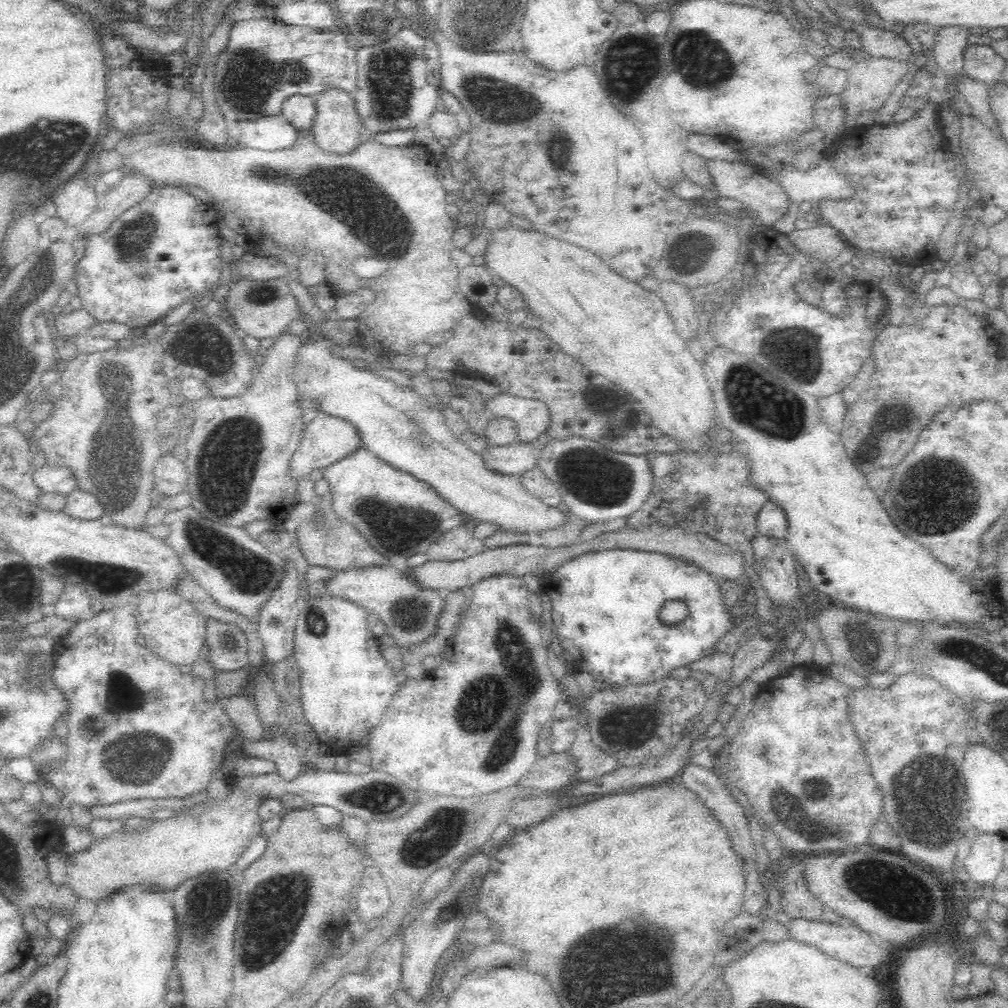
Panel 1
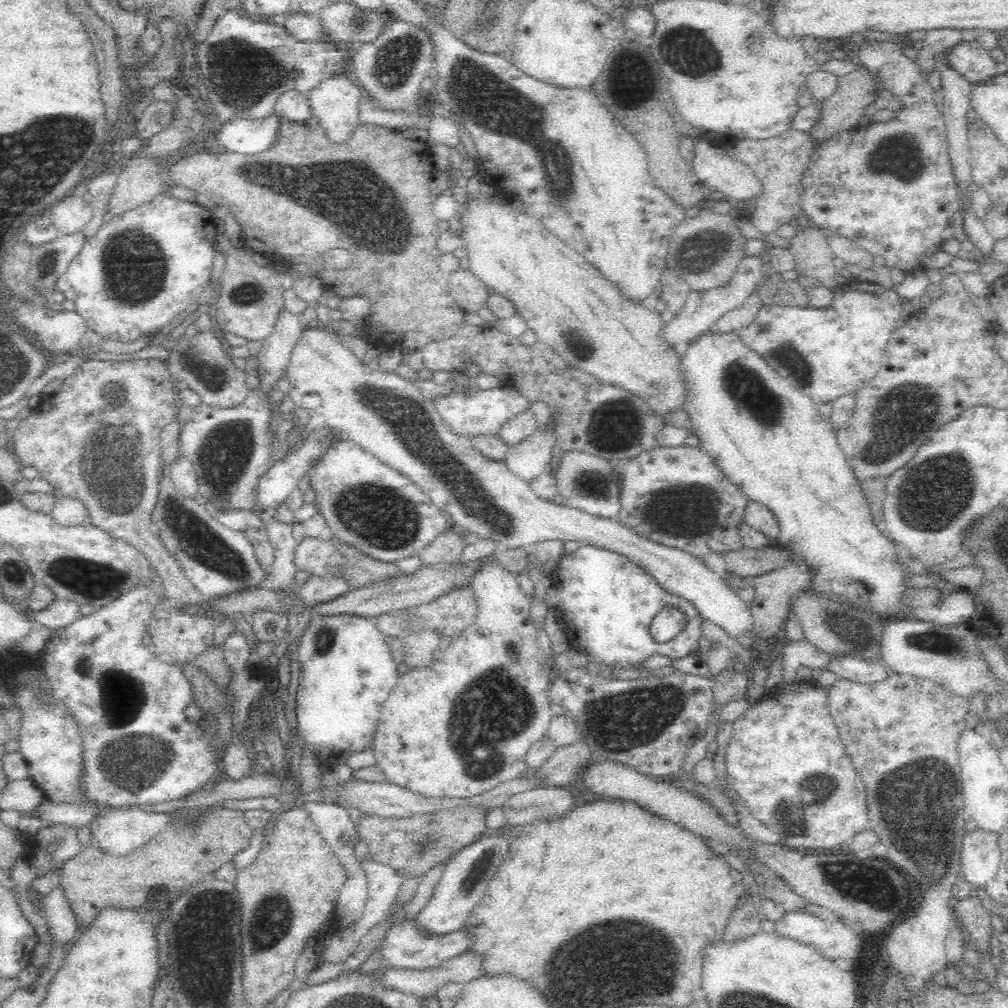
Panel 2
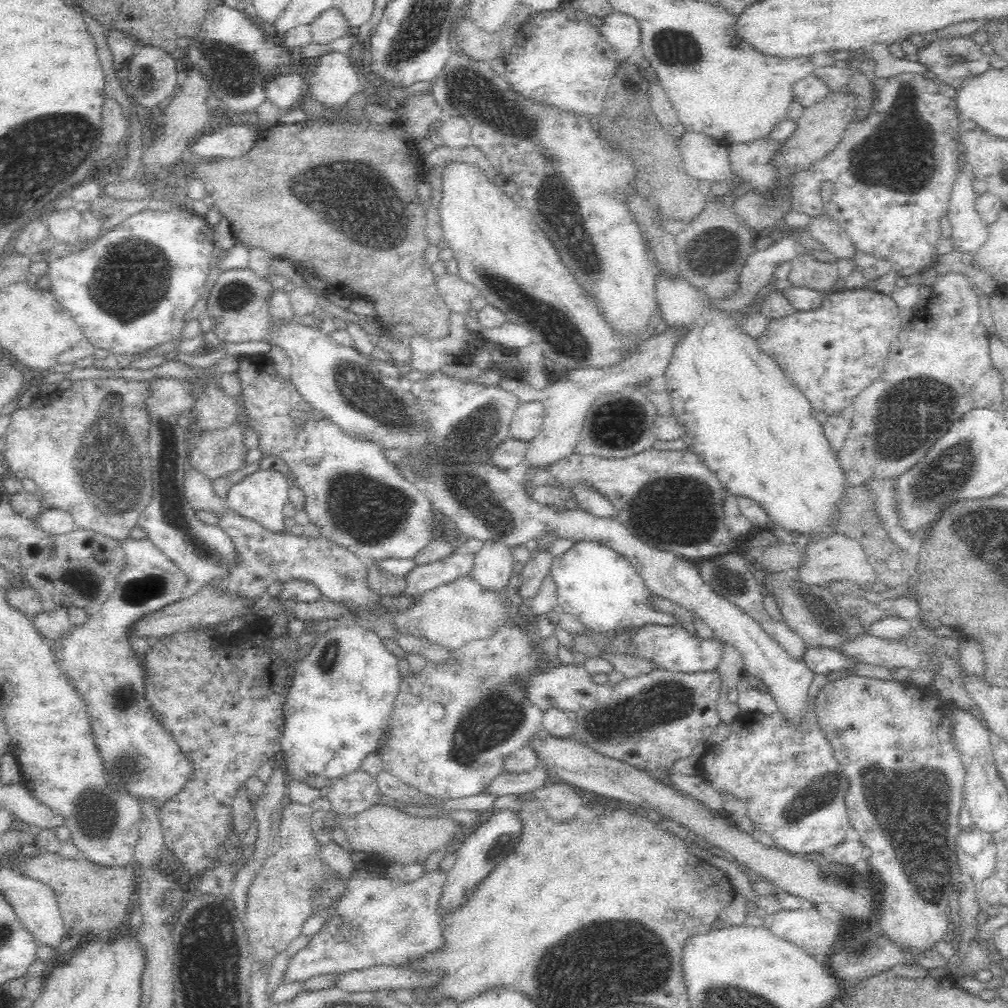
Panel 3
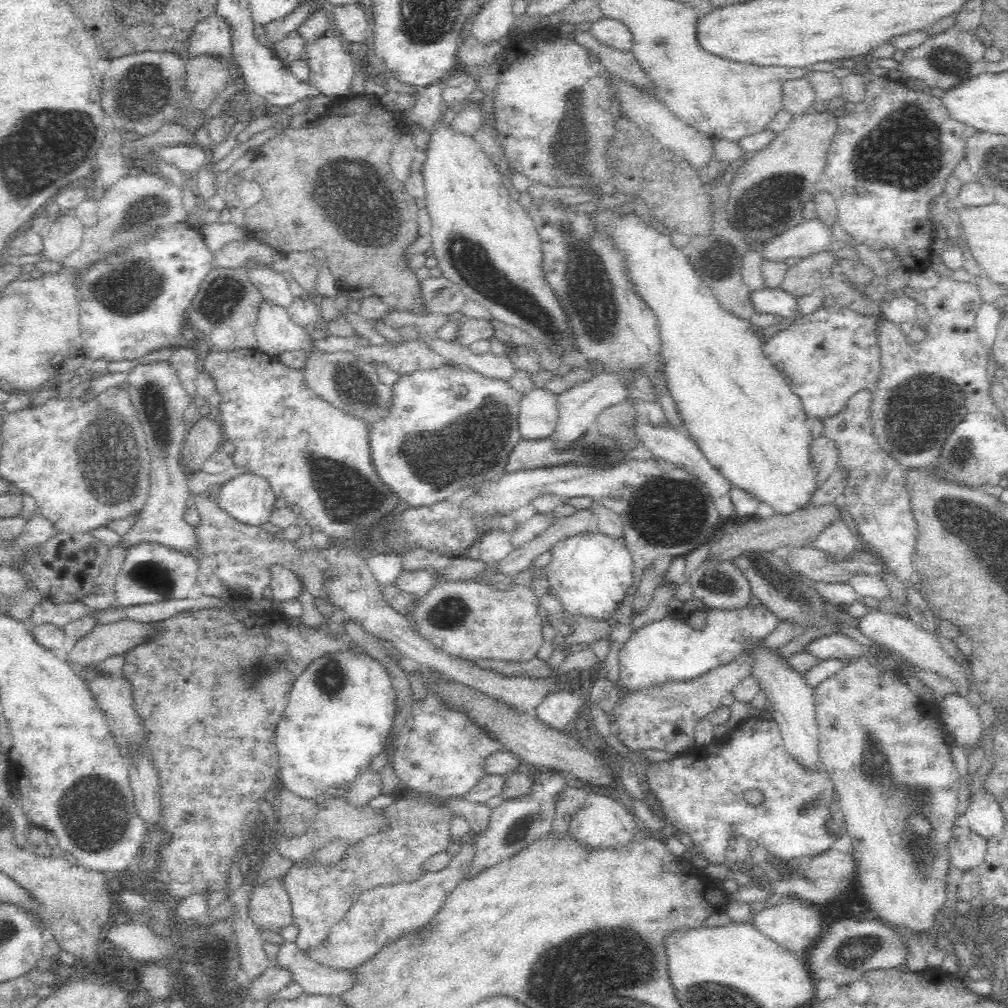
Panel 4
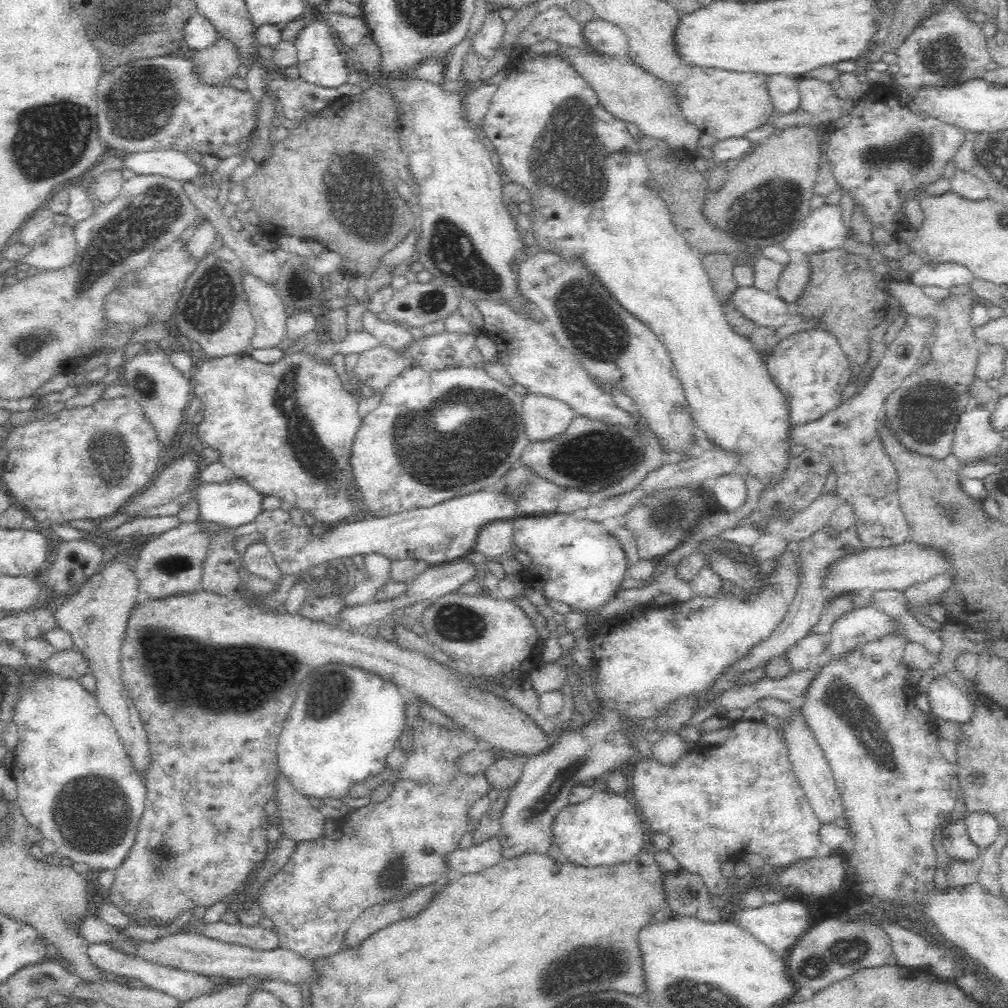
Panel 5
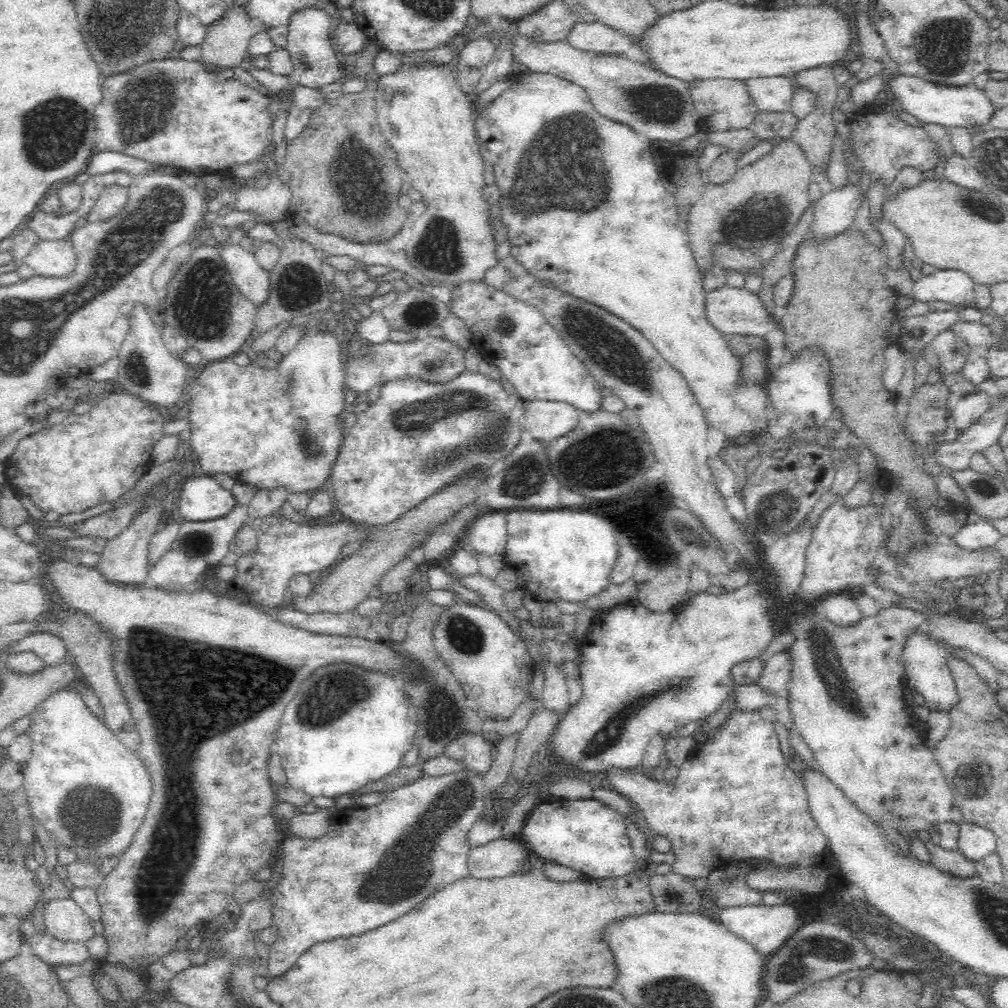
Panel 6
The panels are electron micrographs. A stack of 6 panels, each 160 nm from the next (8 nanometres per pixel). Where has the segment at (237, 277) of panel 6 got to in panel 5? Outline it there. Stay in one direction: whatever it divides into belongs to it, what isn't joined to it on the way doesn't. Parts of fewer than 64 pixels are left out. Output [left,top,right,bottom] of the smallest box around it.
[243,275,290,348]

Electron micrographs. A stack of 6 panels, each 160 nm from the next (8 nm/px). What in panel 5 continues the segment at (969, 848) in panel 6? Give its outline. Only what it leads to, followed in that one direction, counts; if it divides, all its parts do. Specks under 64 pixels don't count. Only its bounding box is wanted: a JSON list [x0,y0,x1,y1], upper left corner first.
[962,810,1001,849]

